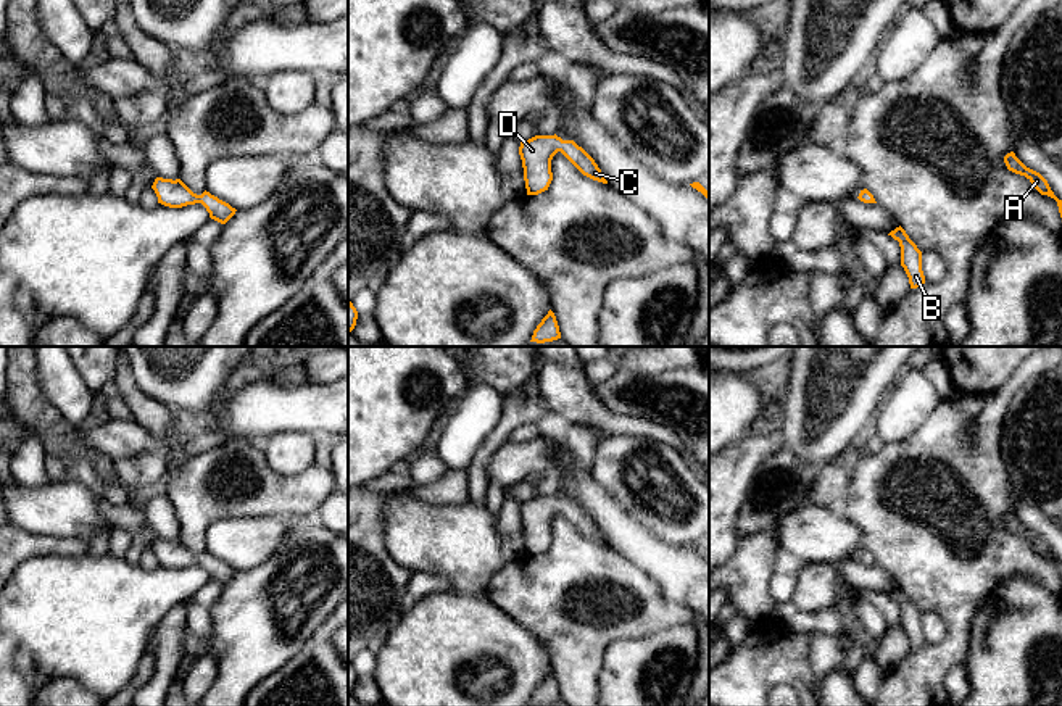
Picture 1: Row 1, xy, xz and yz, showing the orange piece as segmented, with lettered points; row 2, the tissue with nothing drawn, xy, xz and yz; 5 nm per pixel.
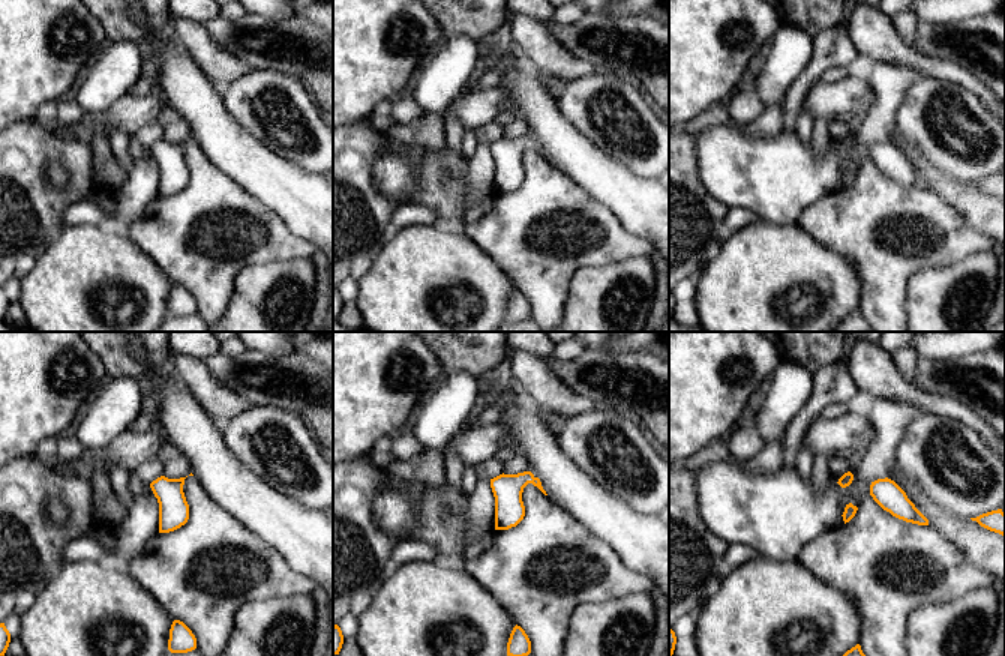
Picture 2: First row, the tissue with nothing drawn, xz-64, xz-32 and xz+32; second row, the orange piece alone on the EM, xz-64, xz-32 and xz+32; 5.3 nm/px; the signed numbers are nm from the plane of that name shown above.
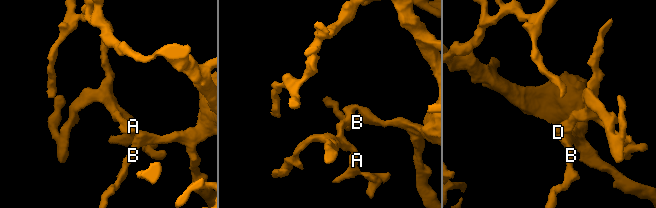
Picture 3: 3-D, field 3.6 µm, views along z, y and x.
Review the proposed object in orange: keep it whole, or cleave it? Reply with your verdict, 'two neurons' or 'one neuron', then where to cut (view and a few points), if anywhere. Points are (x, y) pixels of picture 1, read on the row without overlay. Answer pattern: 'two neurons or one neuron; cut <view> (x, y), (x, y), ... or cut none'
one neuron; cut none

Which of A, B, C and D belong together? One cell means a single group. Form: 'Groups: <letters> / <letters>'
Groups: A B C D

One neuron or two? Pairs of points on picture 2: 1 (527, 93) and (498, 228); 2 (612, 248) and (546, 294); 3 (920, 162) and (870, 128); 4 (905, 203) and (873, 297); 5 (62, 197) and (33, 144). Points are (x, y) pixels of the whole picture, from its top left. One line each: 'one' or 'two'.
1: two
2: one
3: two
4: one
5: one

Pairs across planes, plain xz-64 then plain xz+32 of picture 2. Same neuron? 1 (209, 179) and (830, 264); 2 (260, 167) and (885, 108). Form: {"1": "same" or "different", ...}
{"1": "different", "2": "different"}

